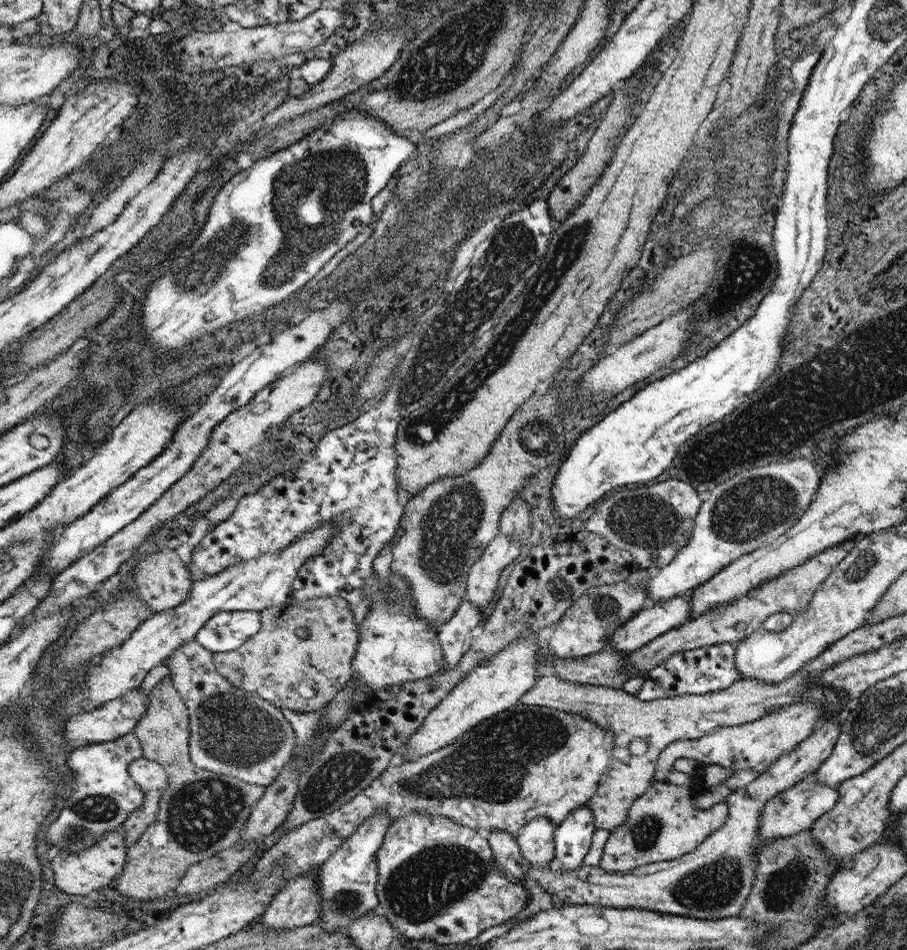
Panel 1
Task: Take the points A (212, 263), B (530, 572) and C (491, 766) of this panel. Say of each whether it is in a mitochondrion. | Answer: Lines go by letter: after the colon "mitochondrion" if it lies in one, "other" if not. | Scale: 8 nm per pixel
A: mitochondrion
B: other
C: mitochondrion

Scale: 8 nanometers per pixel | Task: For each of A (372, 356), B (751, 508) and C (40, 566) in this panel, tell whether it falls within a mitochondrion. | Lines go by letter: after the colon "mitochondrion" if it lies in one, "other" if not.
A: other
B: mitochondrion
C: other

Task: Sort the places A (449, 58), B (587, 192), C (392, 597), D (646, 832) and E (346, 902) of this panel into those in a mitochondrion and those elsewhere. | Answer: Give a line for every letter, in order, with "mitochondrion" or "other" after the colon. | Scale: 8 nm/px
A: mitochondrion
B: other
C: mitochondrion
D: mitochondrion
E: mitochondrion

